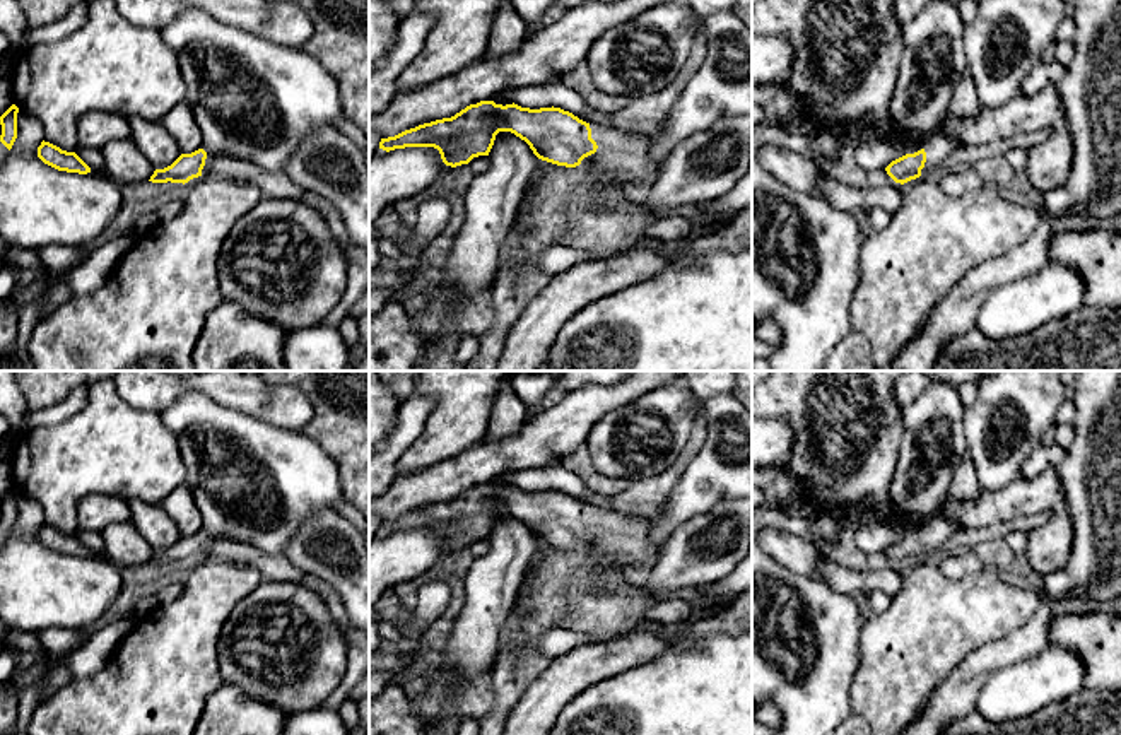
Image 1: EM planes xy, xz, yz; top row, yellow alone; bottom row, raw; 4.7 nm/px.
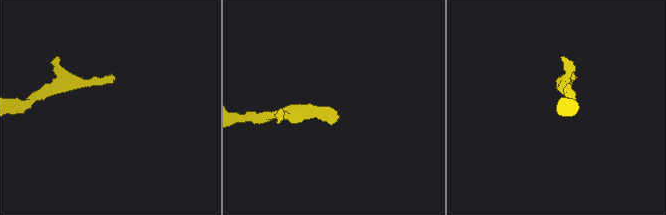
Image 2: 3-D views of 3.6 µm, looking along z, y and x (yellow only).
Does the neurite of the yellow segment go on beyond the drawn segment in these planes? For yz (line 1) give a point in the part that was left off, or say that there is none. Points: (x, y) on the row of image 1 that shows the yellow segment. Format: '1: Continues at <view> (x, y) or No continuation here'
1: Continues at yz (940, 146)

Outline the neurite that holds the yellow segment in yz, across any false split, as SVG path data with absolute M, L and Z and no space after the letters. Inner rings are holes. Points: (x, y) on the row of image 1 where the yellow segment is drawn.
M935 133L921 150L892 161L885 171L895 183L904 185L919 176L930 176L957 147L954 138Z

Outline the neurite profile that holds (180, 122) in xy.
M186 101L174 106L161 123L167 128L173 138L178 142L183 154L191 154L202 149L203 138L198 130L198 123Z

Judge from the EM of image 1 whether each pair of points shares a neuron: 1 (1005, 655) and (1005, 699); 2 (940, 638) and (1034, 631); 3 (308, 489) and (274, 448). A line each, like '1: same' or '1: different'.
1: different
2: different
3: same

